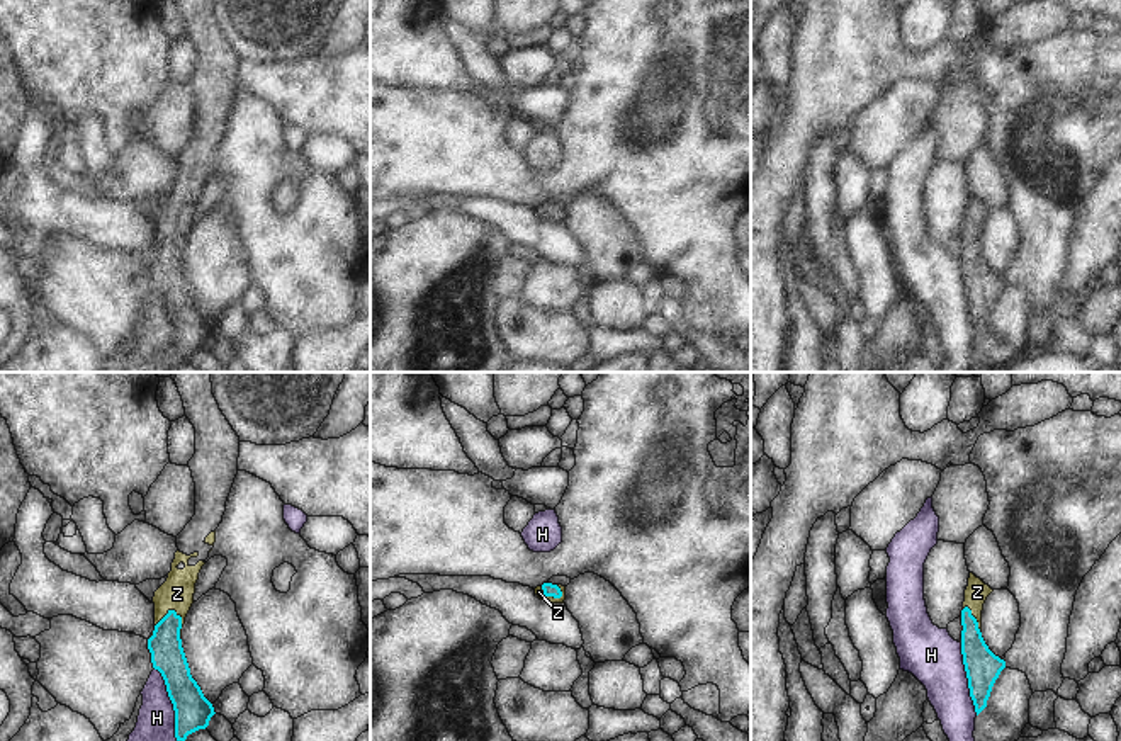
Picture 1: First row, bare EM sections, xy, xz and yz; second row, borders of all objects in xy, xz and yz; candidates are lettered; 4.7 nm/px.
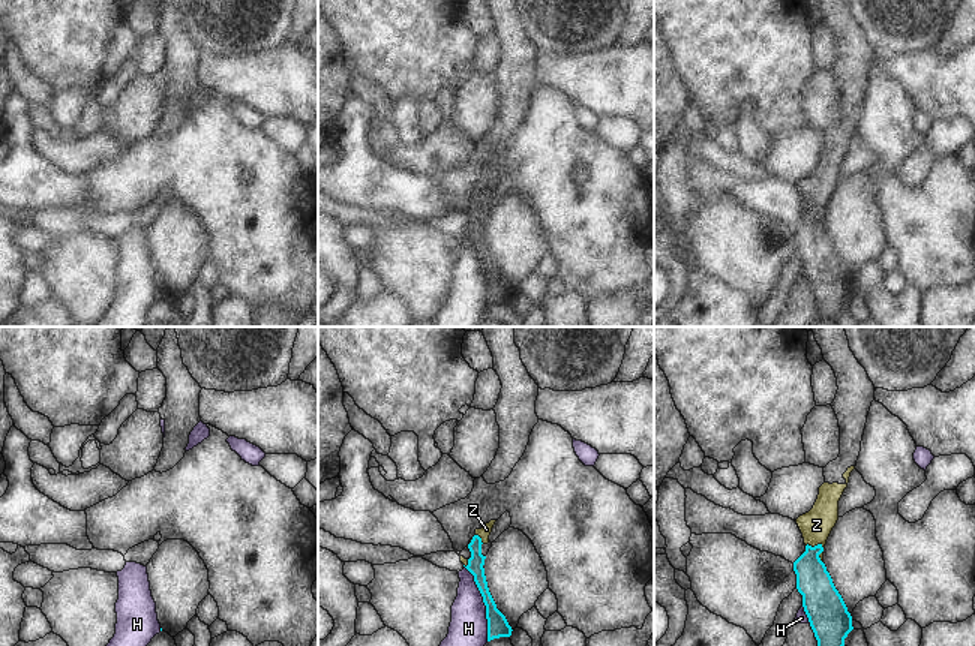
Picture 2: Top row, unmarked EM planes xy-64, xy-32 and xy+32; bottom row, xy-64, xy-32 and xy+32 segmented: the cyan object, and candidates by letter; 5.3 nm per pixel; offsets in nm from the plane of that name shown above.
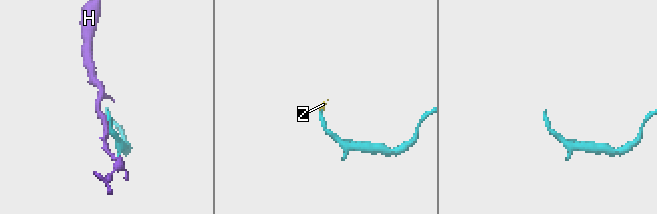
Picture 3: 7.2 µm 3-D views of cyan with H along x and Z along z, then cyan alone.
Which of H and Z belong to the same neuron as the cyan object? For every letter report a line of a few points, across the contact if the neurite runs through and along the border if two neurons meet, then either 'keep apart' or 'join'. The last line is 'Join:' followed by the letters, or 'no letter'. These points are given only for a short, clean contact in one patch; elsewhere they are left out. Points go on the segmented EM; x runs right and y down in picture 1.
H: line xy (155, 668), (163, 680), (172, 704), (174, 736), (177, 740); keep apart
Z: line xy (167, 655), (168, 612), (177, 593); join
Join: Z

